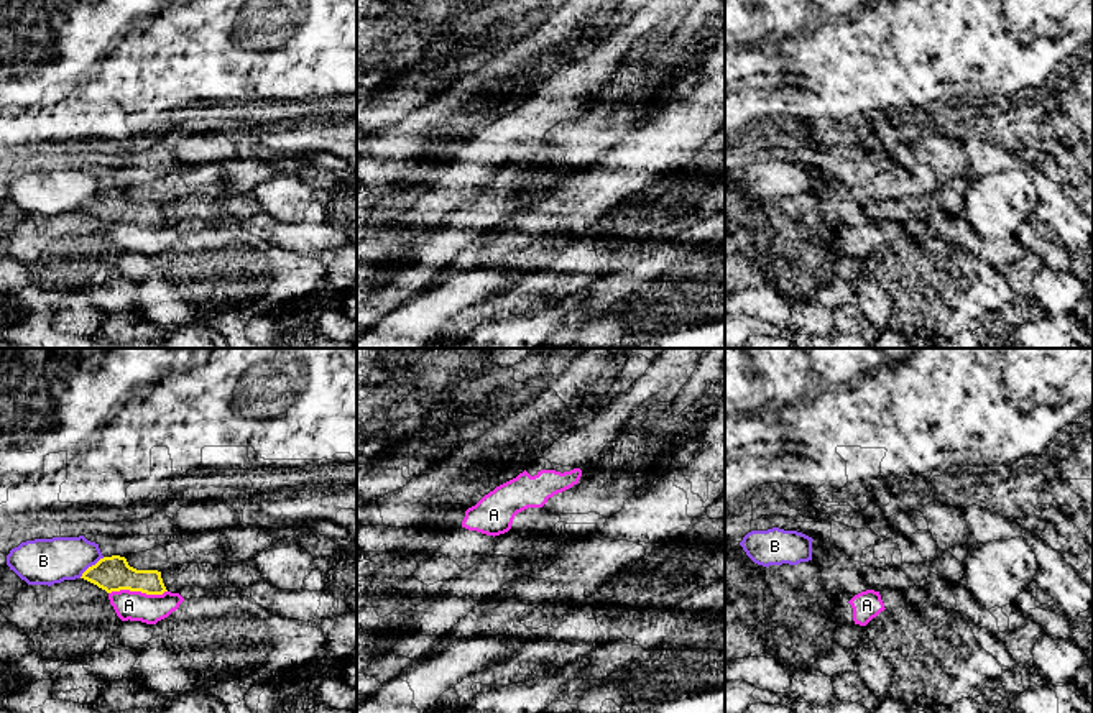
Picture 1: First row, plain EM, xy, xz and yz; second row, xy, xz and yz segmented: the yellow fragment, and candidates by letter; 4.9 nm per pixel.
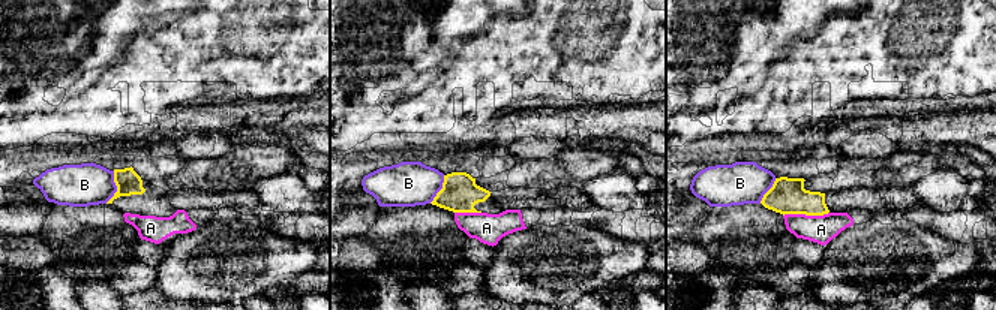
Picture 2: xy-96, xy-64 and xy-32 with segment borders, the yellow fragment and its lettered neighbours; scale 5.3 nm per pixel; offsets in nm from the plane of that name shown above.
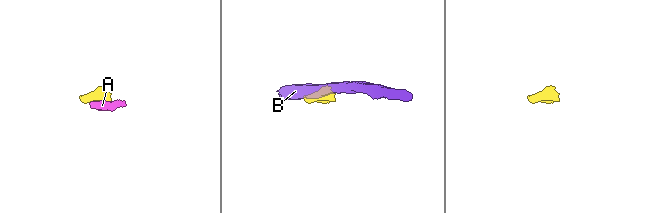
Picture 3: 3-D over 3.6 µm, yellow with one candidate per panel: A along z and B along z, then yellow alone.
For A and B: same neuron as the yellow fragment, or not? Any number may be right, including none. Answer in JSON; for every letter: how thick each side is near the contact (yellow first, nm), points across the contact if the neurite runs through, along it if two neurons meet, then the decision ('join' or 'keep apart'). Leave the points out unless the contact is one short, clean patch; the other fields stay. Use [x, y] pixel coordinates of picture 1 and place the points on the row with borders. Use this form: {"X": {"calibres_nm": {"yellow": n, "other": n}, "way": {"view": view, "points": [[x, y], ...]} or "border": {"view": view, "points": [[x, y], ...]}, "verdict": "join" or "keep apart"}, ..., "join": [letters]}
{"A": {"calibres_nm": {"yellow": 180, "other": 140}, "border": {"view": "xy", "points": [[166, 590], [161, 593], [112, 590], [109, 593]]}, "verdict": "keep apart"}, "B": {"calibres_nm": {"yellow": 180, "other": 220}, "verdict": "keep apart"}, "join": []}

